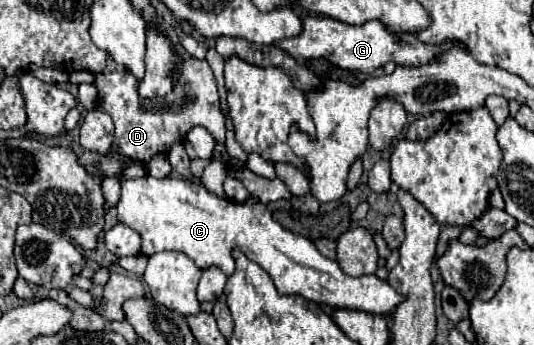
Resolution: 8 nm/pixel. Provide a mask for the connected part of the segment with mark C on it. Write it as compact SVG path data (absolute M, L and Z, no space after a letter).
M151 175L121 181L117 211L119 221L141 235L141 253L147 257L159 251L183 251L199 269L217 265L229 277L233 275L231 251L239 249L247 259L269 273L281 295L301 295L315 303L327 303L329 307L361 309L379 315L391 315L403 301L387 281L381 281L375 275L345 275L337 261L323 257L307 237L283 229L263 203L237 205L235 201L211 195L201 181L175 177L155 179Z

